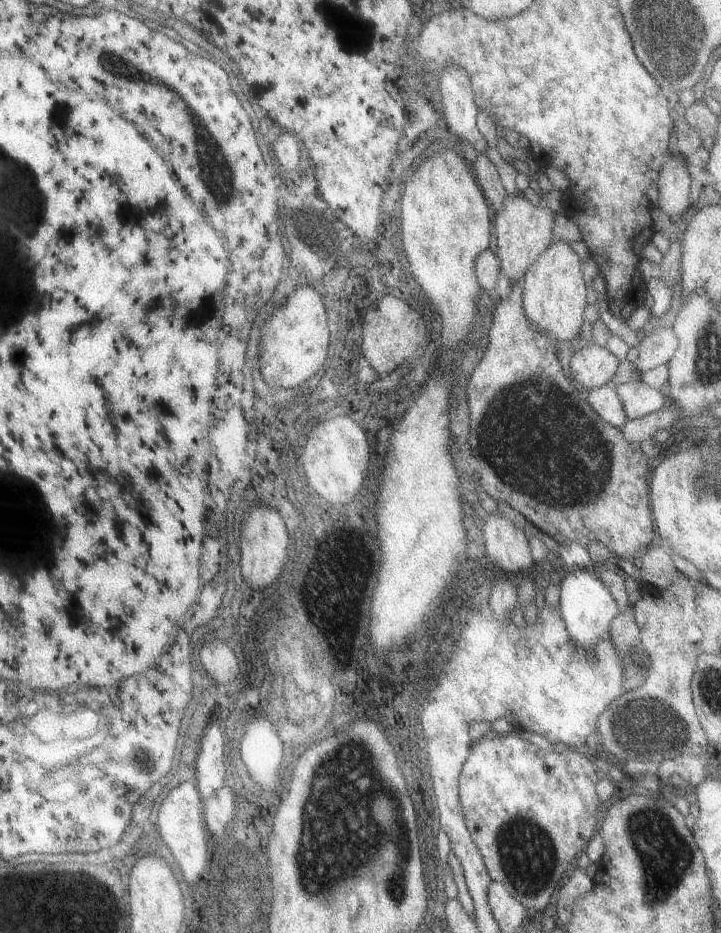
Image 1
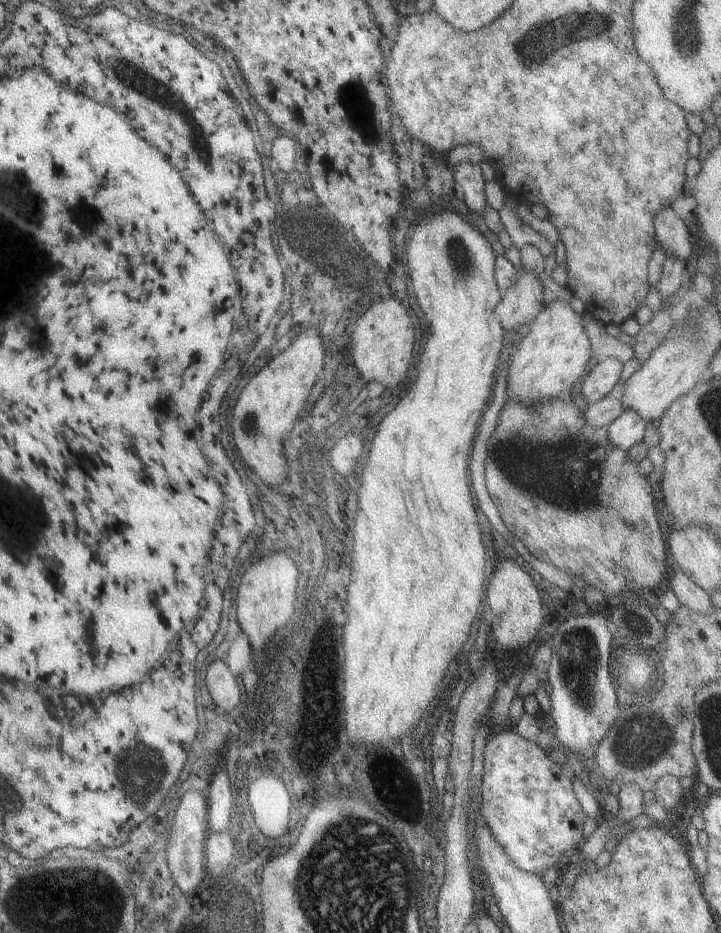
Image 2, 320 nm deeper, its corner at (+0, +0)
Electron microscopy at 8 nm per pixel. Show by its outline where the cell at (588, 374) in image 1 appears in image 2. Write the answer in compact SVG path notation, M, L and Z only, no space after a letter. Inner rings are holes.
M613 357L597 361L580 380L581 394L587 405L596 403L618 386L622 362Z

